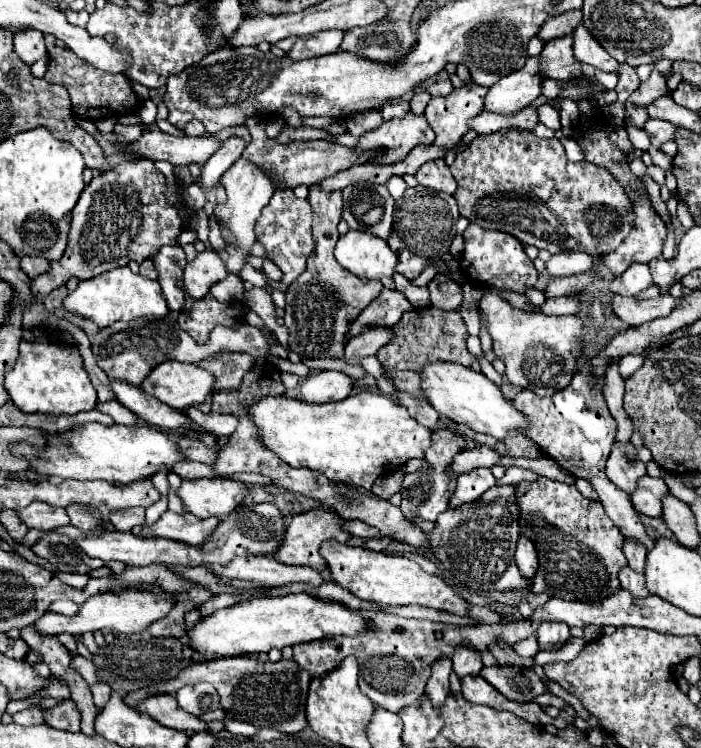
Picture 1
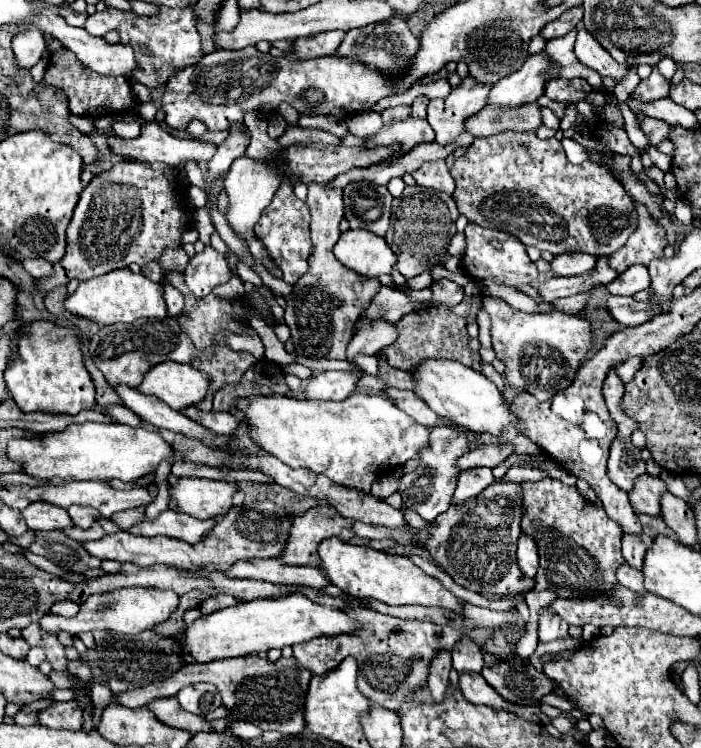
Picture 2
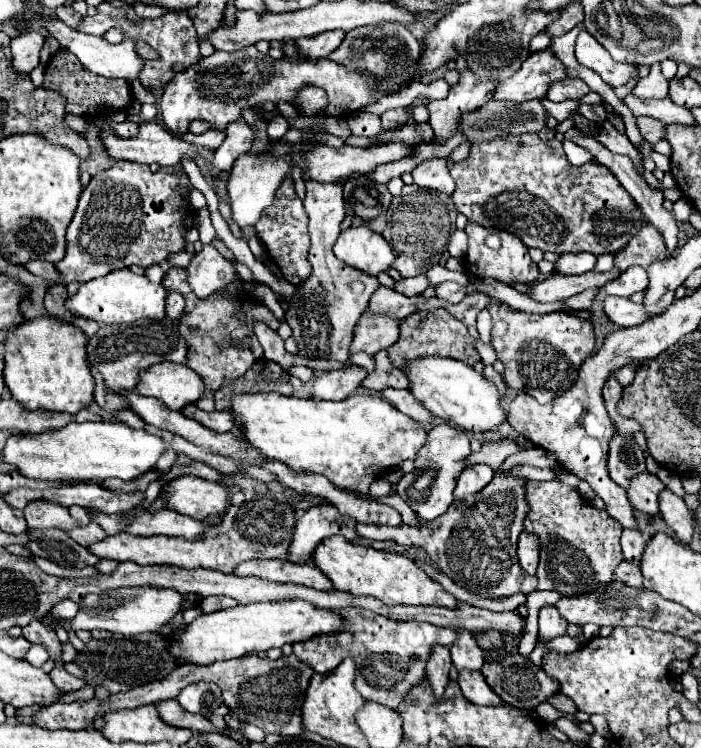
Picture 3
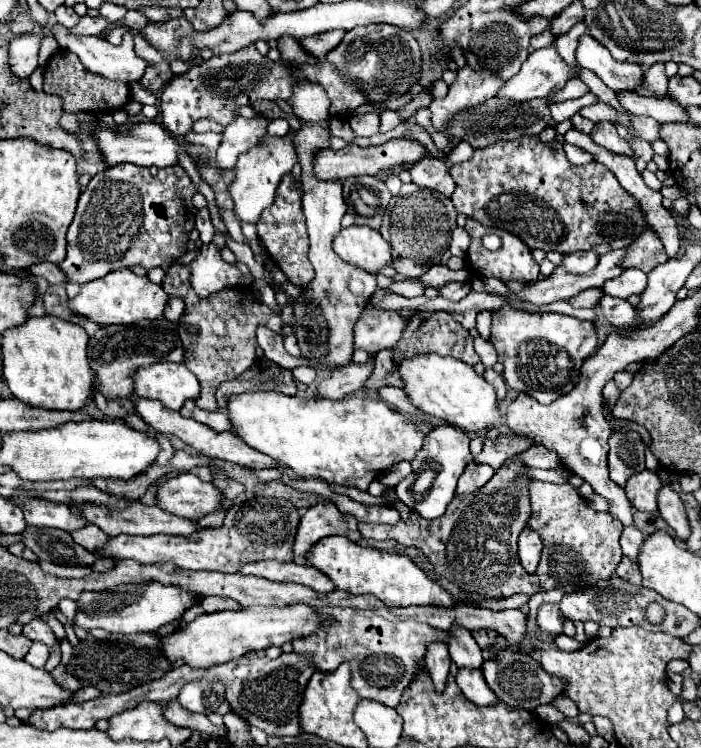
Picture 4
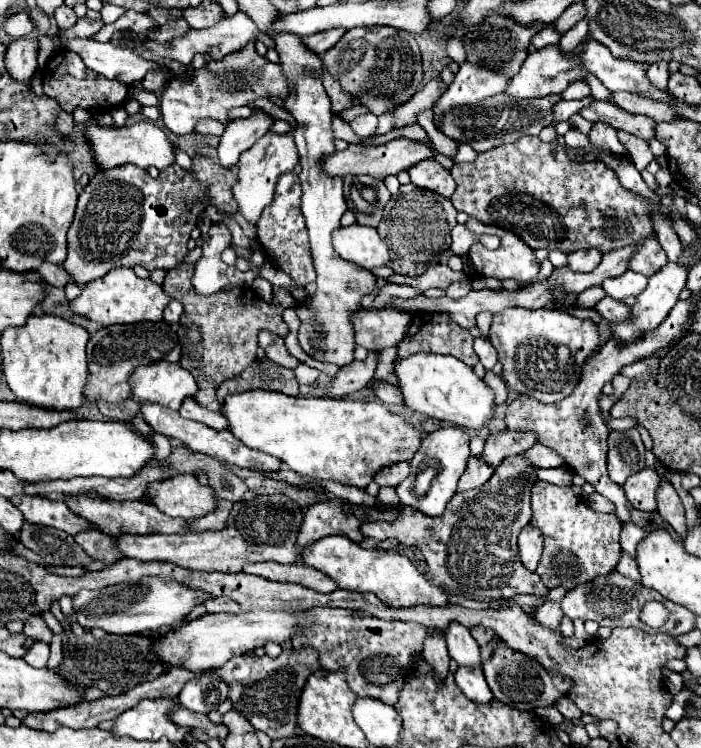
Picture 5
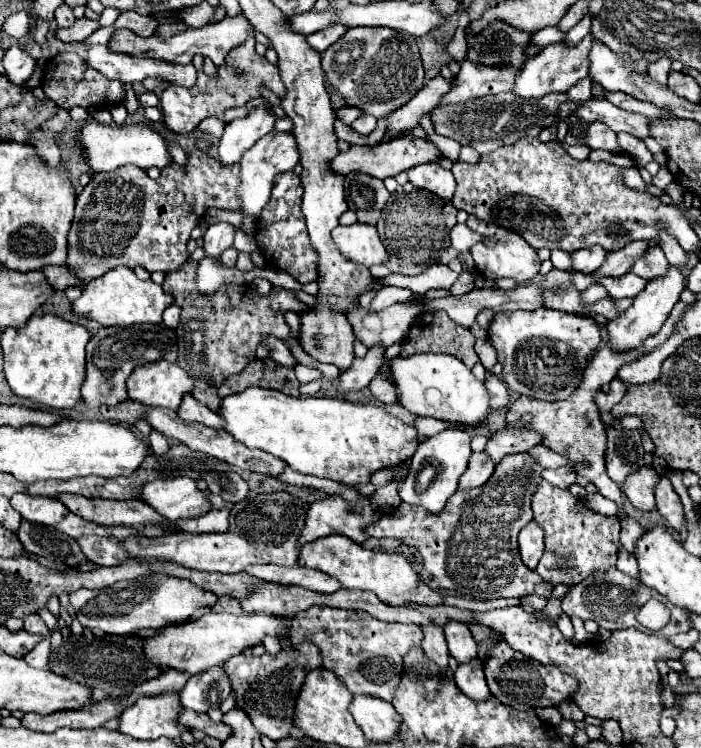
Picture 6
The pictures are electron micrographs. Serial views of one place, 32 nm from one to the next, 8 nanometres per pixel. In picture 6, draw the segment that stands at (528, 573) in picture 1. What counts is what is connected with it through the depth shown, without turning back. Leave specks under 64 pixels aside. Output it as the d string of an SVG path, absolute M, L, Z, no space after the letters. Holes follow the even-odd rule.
M528 522L518 534L518 546L522 562L530 570L536 570L536 564L544 552L544 532L534 522Z

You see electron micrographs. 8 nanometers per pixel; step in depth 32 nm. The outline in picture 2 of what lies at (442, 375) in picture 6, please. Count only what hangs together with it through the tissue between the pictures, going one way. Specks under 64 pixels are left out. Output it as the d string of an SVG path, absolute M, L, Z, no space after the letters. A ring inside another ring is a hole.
M426 360L414 370L414 374L418 382L414 390L416 396L422 398L438 416L460 428L468 428L476 434L486 432L492 436L502 436L502 428L516 426L518 422L518 416L504 402L502 392L482 372L476 372L454 360Z

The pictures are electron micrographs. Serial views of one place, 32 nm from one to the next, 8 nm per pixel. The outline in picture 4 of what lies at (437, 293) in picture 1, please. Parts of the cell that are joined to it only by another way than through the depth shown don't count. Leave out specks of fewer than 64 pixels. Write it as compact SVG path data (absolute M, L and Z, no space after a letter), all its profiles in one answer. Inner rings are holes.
M448 282L448 284L444 284L442 288L438 288L438 292L440 292L440 296L444 296L444 298L448 298L448 300L452 300L452 302L458 302L458 300L462 300L462 298L470 292L470 284Z

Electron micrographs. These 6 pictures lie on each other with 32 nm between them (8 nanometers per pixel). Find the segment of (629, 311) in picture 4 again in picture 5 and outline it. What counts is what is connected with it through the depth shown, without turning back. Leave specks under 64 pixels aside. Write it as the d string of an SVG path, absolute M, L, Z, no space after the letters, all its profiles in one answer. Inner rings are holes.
M610 296L602 298L594 308L596 308L610 324L626 322L626 320L630 320L630 316L632 316L632 308L630 308L630 306L626 306L624 302L620 302L620 300L616 300L616 298L610 298Z

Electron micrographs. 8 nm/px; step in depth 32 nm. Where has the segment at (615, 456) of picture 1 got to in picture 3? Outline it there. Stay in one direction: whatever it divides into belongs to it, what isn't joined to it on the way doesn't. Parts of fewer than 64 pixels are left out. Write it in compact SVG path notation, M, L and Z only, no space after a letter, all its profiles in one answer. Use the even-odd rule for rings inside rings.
M616 434L612 438L608 454L608 470L610 478L622 488L628 488L630 480L646 470L644 450L634 444L632 436Z

